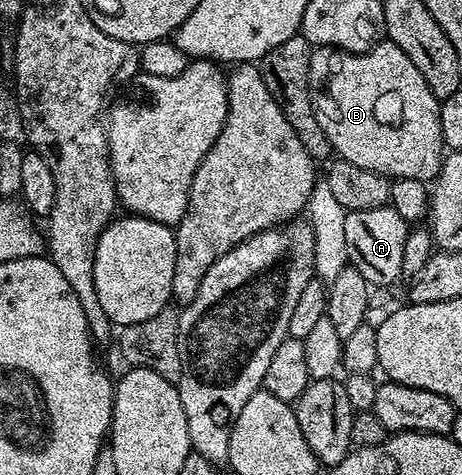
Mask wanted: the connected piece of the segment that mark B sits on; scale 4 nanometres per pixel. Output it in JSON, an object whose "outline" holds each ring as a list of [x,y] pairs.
{"outline":[[[383,40],[363,54],[350,54],[332,46],[315,46],[310,52],[310,99],[316,120],[328,136],[330,149],[345,162],[356,164],[368,172],[384,174],[393,180],[407,178],[430,184],[438,177],[444,157],[440,132],[440,99],[428,88],[428,80],[396,44]]]}

